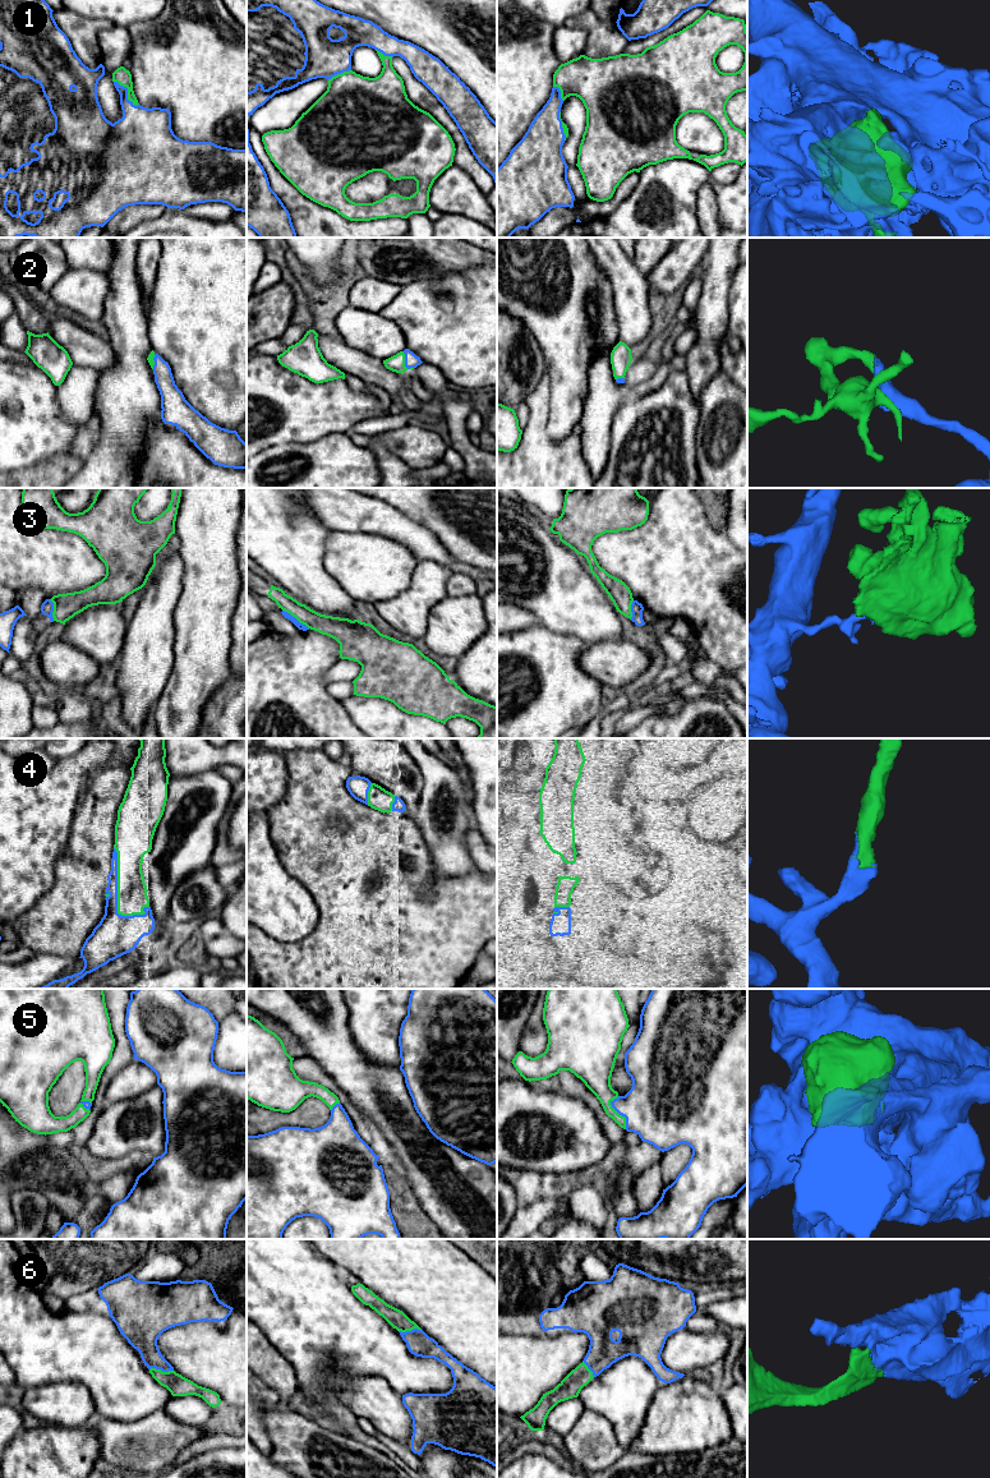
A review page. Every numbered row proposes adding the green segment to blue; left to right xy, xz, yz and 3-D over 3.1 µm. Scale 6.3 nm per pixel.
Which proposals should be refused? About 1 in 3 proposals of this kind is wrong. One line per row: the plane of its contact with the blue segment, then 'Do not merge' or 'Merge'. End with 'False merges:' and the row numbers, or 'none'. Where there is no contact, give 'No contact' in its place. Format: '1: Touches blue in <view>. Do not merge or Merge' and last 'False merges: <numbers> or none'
1: Touches blue in xy. Merge
2: Touches blue in xz. Merge
3: Touches blue in xz. Do not merge
4: Touches blue in xy. Merge
5: Touches blue in yz. Merge
6: Touches blue in xy. Merge
False merges: 3

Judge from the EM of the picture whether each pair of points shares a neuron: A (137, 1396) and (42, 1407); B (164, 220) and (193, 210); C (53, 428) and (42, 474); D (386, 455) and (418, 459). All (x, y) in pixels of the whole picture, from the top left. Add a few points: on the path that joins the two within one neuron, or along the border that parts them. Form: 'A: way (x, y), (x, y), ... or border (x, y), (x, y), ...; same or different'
A: border (70, 1381), (78, 1381), (88, 1390), (96, 1410); different
B: border (182, 210), (188, 215), (208, 219), (213, 222); different
C: border (68, 452), (59, 454), (45, 463), (15, 470); different
D: border (368, 447), (374, 441), (380, 441), (414, 469); different

